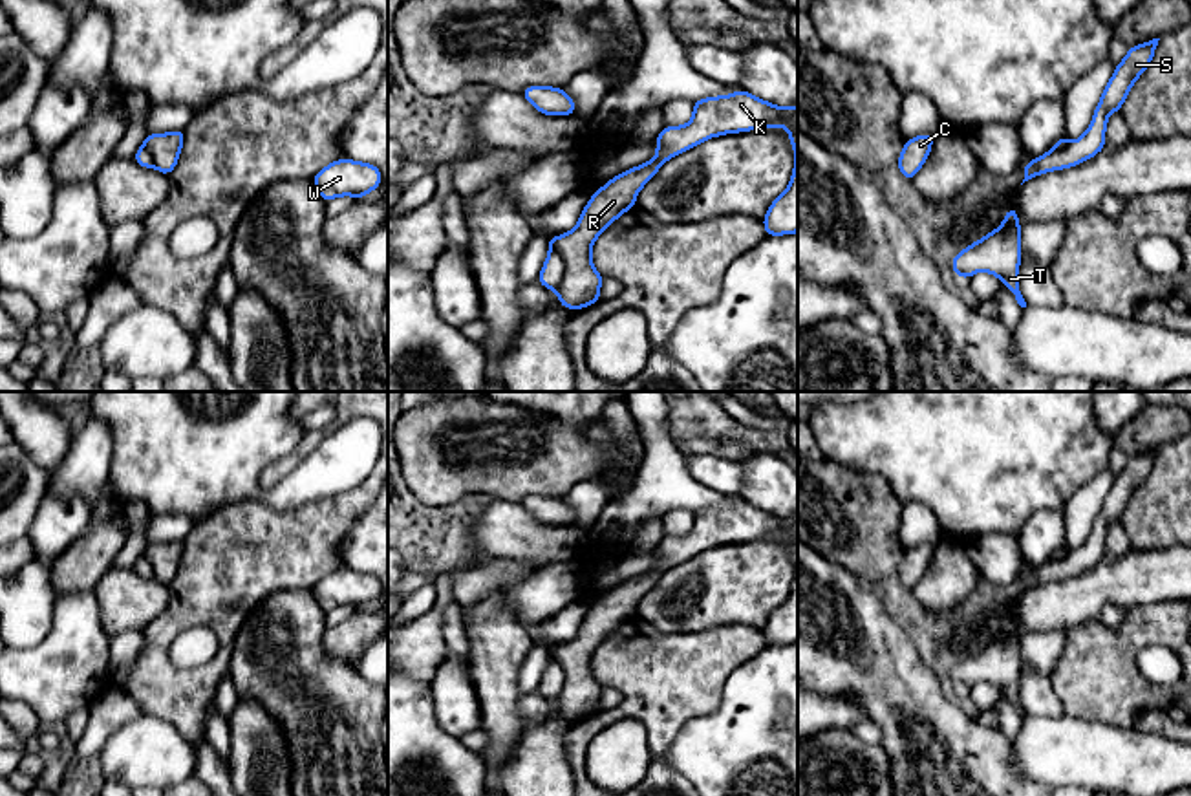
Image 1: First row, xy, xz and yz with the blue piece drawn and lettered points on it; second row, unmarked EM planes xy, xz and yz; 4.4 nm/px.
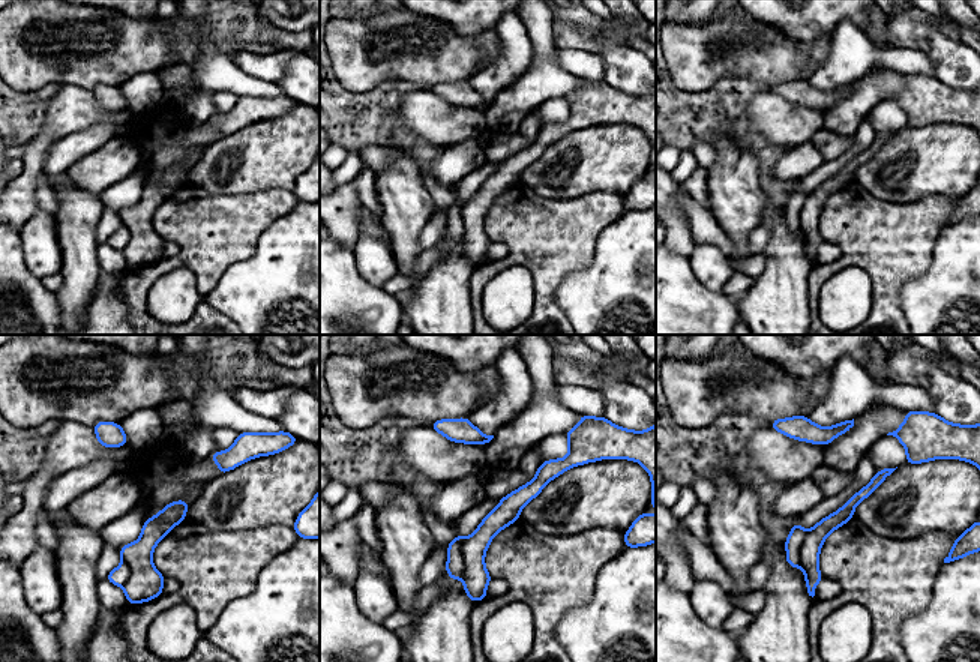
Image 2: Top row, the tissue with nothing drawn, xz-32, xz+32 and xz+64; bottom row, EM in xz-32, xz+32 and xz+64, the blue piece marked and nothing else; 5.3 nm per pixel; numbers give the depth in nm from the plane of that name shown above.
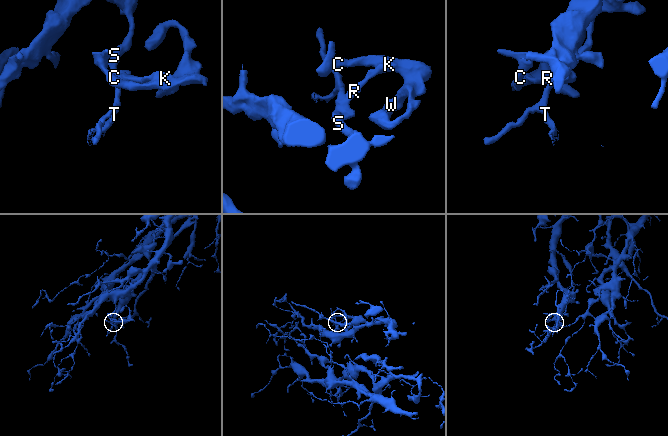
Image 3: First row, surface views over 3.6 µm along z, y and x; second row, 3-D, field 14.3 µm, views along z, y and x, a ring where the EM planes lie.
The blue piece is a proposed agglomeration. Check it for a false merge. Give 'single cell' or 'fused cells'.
fused cells

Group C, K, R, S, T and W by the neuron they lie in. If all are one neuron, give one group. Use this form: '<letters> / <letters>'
C K R W / S T

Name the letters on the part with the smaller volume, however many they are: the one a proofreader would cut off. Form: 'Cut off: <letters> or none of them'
Cut off: C, K, R, W

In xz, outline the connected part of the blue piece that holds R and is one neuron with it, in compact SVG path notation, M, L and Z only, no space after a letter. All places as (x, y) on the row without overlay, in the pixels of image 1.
M745 500L699 509L693 512L693 527L688 534L660 540L653 569L607 591L587 611L578 635L554 648L554 659L565 672L563 690L556 697L558 712L576 721L600 710L604 686L593 677L593 653L611 631L635 619L638 600L657 584L664 571L710 547L774 538L778 534L790 543L796 575L787 600L772 611L763 635L767 646L798 642L798 516L774 516Z

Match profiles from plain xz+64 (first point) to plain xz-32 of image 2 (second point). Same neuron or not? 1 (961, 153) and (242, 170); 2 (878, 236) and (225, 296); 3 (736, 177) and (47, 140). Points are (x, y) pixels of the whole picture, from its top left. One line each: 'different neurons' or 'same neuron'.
1: same neuron
2: different neurons
3: different neurons

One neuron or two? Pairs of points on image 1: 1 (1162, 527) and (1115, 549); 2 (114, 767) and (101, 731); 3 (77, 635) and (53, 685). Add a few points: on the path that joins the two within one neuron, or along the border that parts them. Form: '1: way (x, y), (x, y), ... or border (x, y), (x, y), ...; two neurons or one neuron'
1: border (1120, 520), (1133, 548); two neurons
2: border (139, 716), (123, 723), (97, 752); two neurons
3: way (77, 648), (75, 661), (64, 672); one neuron

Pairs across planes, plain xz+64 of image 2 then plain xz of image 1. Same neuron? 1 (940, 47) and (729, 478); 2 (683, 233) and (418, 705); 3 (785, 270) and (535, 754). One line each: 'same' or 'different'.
1: different
2: different
3: same

